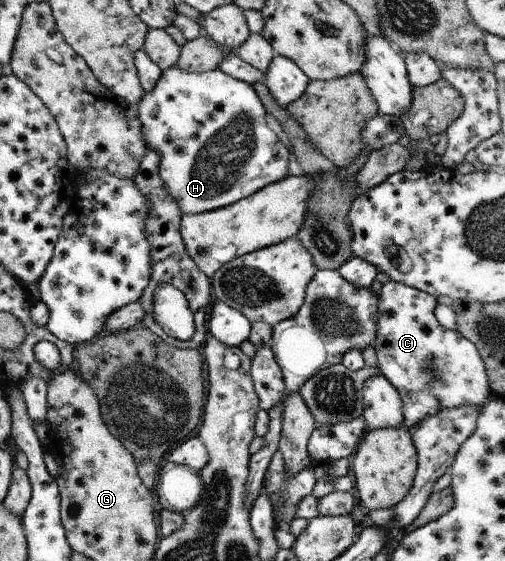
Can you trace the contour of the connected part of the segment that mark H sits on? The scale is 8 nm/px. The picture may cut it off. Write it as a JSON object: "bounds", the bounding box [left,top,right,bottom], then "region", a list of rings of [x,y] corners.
{"bounds":[136,66,288,215],"region":[[[174,66],[161,74],[150,92],[136,104],[142,123],[142,134],[148,151],[160,155],[161,182],[175,199],[184,215],[195,215],[221,209],[257,193],[265,186],[288,177],[288,146],[276,144],[278,136],[266,124],[266,110],[251,84],[214,69],[194,73]]]}

